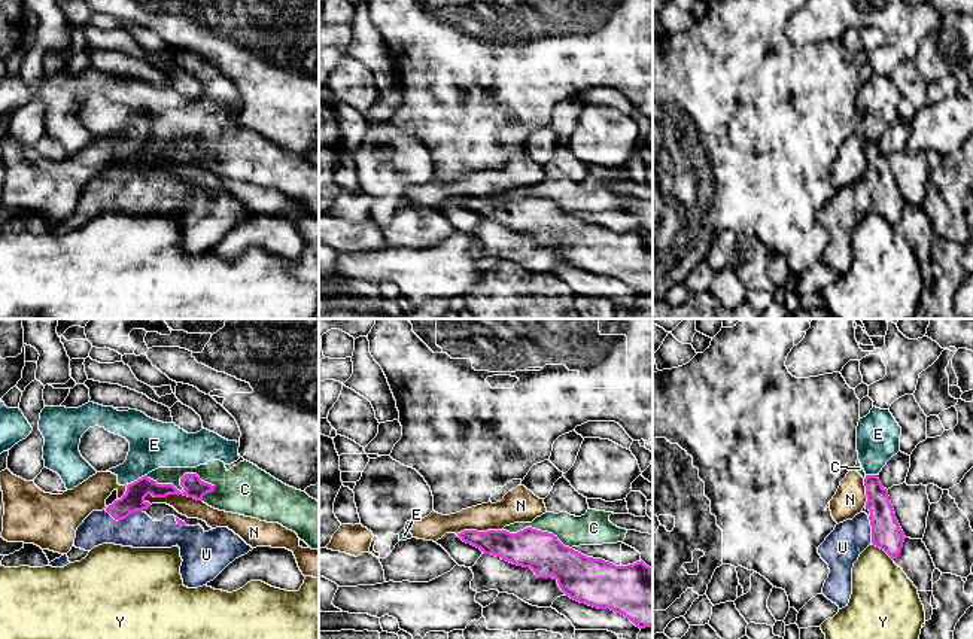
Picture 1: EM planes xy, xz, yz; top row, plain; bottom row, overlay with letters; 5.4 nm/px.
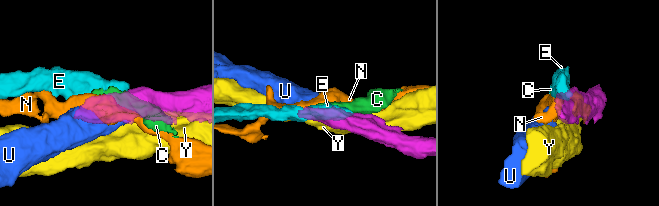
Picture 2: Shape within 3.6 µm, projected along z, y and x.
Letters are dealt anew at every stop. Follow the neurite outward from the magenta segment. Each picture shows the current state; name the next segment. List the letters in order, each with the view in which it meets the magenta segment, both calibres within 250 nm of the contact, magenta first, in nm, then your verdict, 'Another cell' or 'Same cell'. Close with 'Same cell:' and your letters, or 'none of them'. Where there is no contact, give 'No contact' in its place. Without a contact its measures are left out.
C: Touches magenta in xy. Thickness 110 nm (magenta) against 140 nm. Another cell
E: Touches magenta in xy. Thickness 120 nm (magenta) against 260 nm. Another cell
N: Touches magenta in xy. Thickness 120 nm (magenta) against 110 nm. Another cell
U: Touches magenta in xy. Thickness 120 nm (magenta) against 190 nm. Same cell
Y: Touches magenta in yz. Thickness 160 nm (magenta) against 340 nm. Another cell
Same cell: U

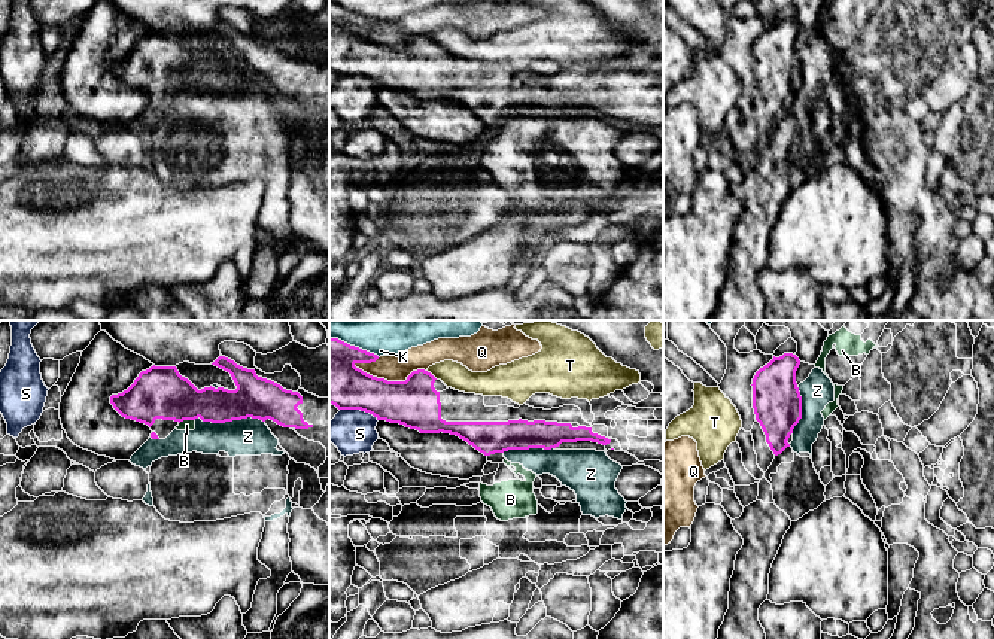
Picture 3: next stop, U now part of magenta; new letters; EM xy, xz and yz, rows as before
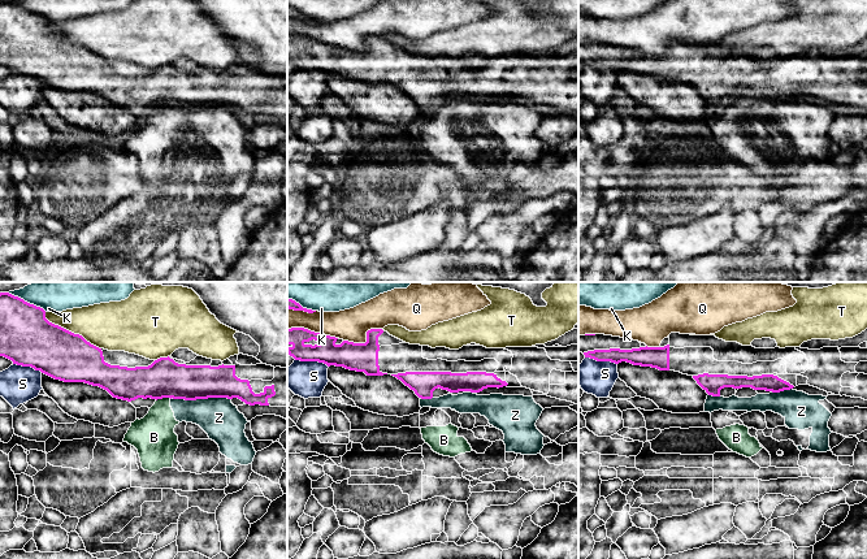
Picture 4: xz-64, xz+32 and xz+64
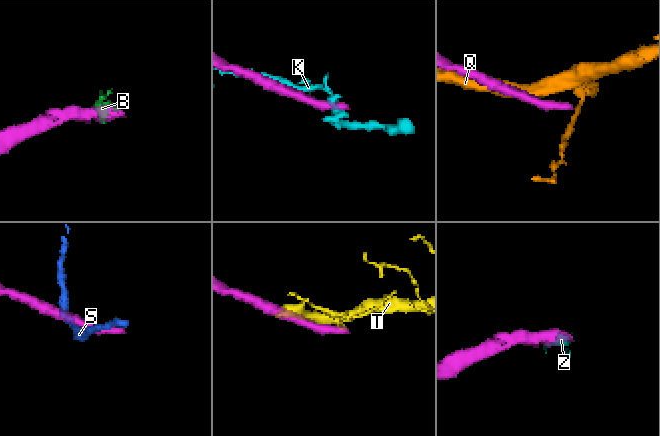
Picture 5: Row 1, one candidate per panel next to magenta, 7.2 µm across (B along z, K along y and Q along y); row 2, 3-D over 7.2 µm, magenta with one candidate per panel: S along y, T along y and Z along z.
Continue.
B: Touches magenta in xy. Thickness 280 nm (magenta) against 60 nm. Another cell
K: Touches magenta in xz. Thickness 300 nm (magenta) against 130 nm. Another cell
Q: Touches magenta in xz. Thickness 260 nm (magenta) against 140 nm. Another cell
S: Touches magenta in xz. Thickness 300 nm (magenta) against 240 nm. Another cell
T: Touches magenta in xz. Thickness 260 nm (magenta) against 140 nm. Another cell
Z: Touches magenta in xy. Thickness 220 nm (magenta) against 200 nm. Another cell
Same cell: none of them

